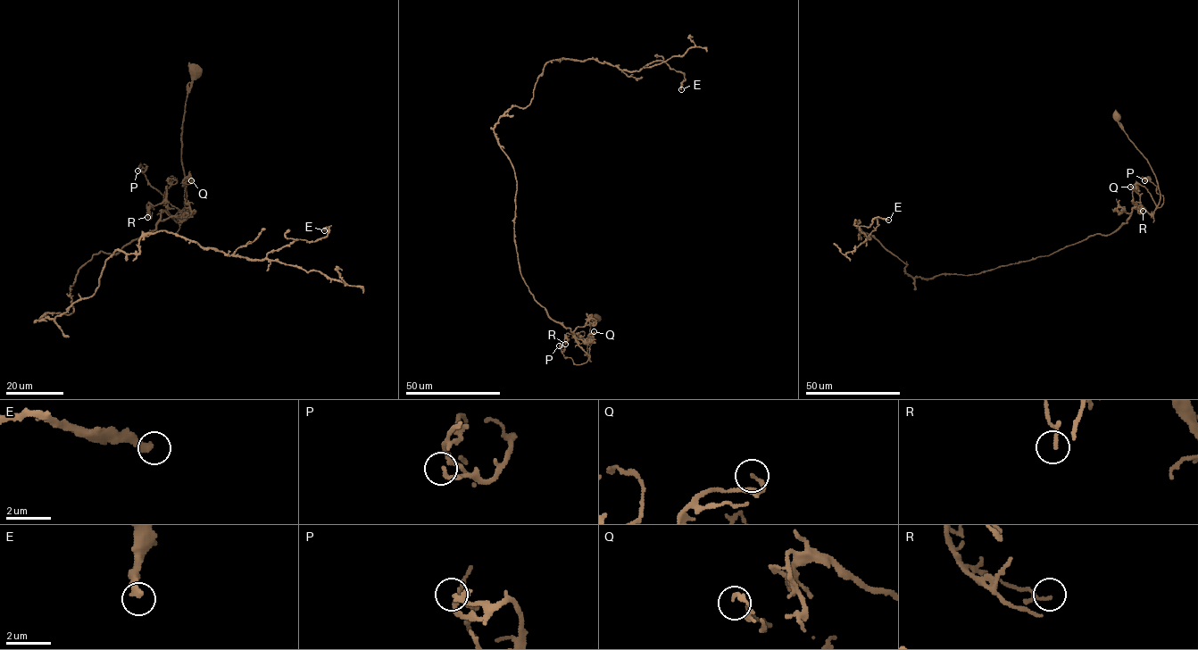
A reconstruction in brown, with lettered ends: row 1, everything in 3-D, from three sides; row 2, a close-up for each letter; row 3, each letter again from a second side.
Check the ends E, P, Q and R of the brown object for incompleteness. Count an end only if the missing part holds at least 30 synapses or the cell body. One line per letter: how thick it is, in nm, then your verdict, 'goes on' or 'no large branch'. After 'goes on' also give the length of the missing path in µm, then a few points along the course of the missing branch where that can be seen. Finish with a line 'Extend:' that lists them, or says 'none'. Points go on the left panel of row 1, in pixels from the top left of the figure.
E: 340 nm | no large branch
P: 200 nm | no large branch
Q: 180 nm | no large branch
R: 150 nm | no large branch
Extend: none

